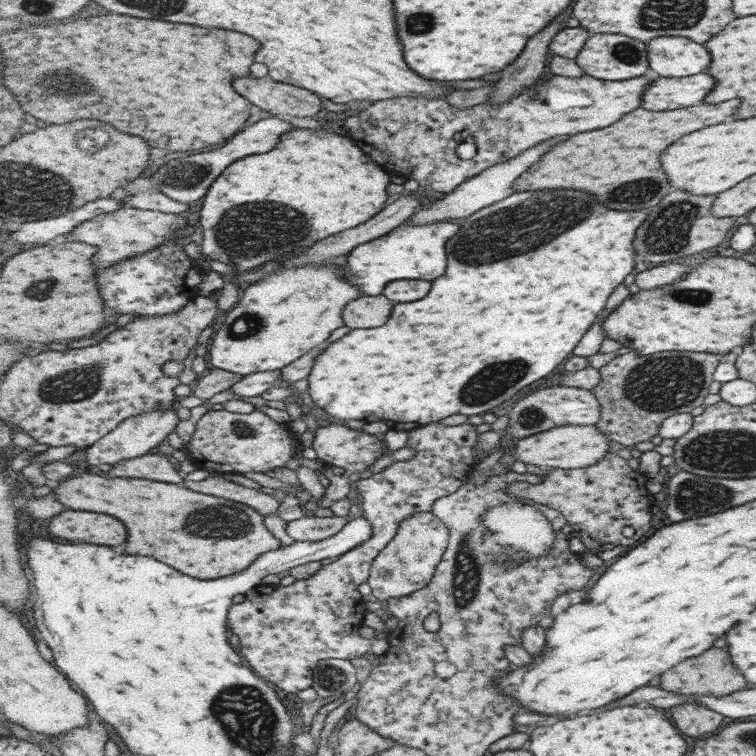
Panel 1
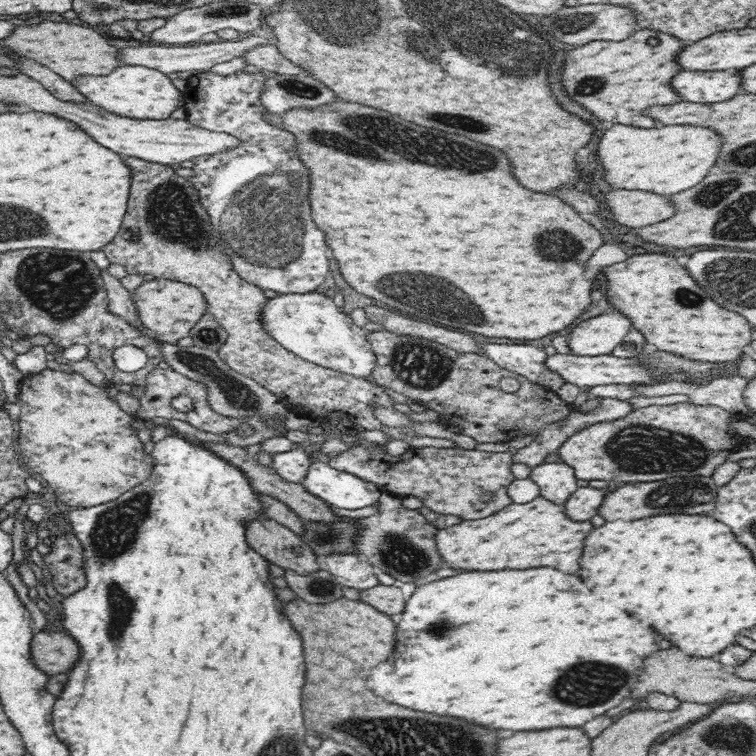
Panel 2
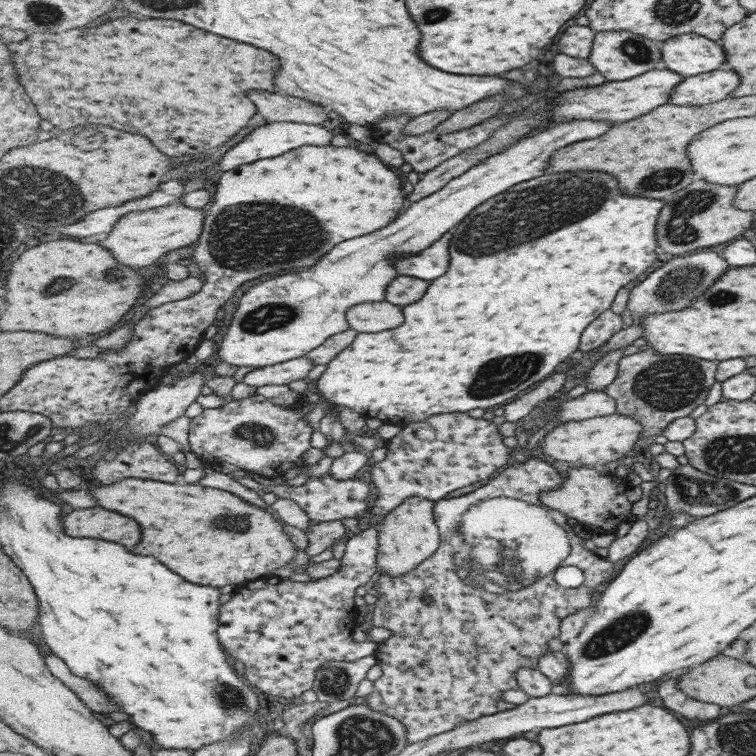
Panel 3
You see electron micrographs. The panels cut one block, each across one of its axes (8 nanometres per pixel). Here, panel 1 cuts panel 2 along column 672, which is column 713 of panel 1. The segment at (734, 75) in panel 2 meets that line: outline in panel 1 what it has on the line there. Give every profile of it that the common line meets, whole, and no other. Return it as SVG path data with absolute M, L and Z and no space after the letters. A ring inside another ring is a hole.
M709 74L685 78L659 78L645 91L643 108L647 110L673 110L695 106L715 86Z

